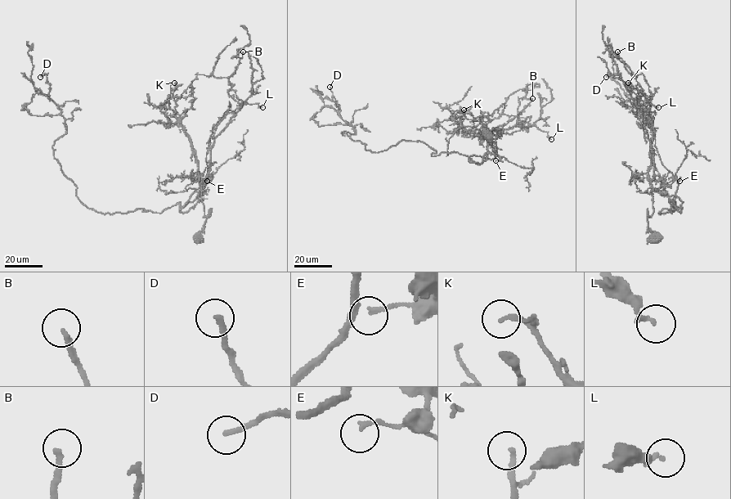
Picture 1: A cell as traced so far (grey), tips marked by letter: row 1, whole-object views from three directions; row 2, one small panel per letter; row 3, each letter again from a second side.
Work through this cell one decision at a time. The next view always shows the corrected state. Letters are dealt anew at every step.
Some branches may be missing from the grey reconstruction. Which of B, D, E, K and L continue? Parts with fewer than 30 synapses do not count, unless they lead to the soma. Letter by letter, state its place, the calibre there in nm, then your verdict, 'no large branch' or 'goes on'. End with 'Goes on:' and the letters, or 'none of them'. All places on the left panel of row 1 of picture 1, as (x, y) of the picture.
B: (243, 51) | 200 nm | goes on
D: (40, 77) | 200 nm | goes on
E: (207, 181) | 110 nm | no large branch
K: (174, 83) | 170 nm | no large branch
L: (262, 107) | 180 nm | no large branch
Goes on: B, D

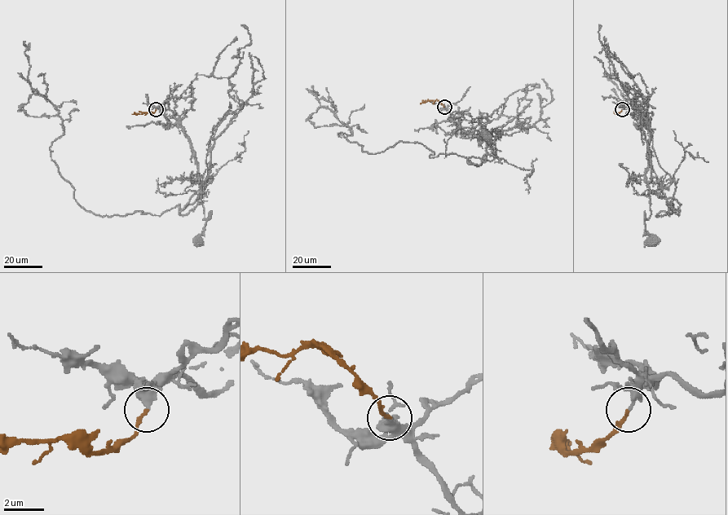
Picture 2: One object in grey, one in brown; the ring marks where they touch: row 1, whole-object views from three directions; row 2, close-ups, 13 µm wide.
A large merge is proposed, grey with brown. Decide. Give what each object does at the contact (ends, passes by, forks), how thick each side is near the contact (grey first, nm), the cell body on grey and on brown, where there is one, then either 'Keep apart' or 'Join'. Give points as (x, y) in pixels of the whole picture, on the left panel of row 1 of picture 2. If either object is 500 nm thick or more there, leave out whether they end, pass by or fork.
At the ring grey ends. At the ring brown ends. Thickness 320 nm (grey) against 150 nm. Soma of grey: (198, 239). Soma of brown: none. Join

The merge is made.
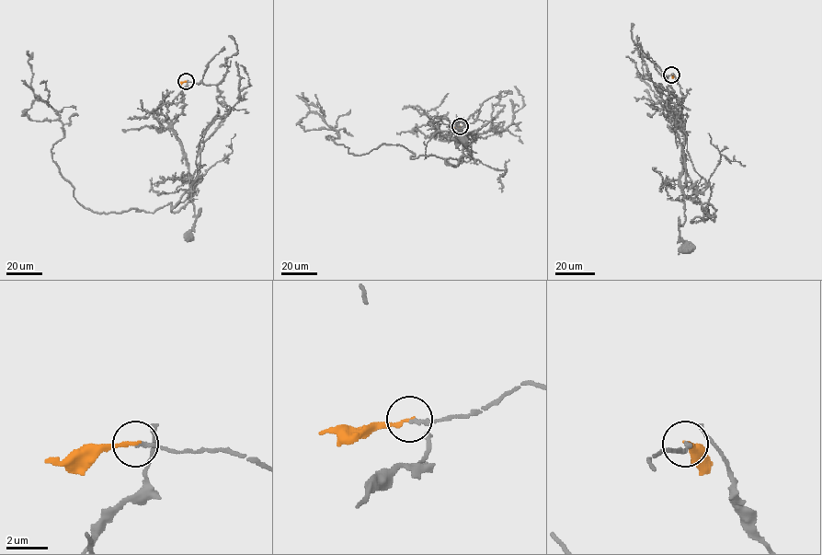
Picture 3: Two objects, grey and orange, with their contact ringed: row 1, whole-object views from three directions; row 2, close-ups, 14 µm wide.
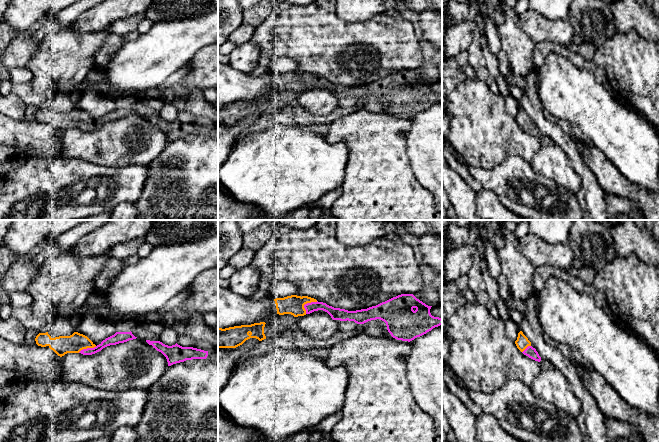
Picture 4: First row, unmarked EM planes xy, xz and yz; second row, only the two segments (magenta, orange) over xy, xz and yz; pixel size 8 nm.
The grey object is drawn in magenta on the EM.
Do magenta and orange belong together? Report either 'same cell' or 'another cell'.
same cell

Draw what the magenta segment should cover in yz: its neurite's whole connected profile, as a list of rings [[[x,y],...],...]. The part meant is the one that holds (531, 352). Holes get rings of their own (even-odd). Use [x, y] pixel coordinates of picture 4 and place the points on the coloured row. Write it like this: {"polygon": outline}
{"polygon": [[[522,331],[518,333],[517,340],[515,341],[515,344],[517,348],[526,356],[529,358],[540,362],[541,357],[539,356],[538,352],[535,348],[531,346],[531,342],[528,340],[528,338],[523,334]]]}

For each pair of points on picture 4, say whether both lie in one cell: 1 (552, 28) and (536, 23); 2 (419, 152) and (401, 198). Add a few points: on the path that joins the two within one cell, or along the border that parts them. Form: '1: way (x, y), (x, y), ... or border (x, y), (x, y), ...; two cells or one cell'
1: way (548, 28), (540, 27); one cell
2: border (406, 146), (406, 154), (412, 173), (426, 188); two cells

